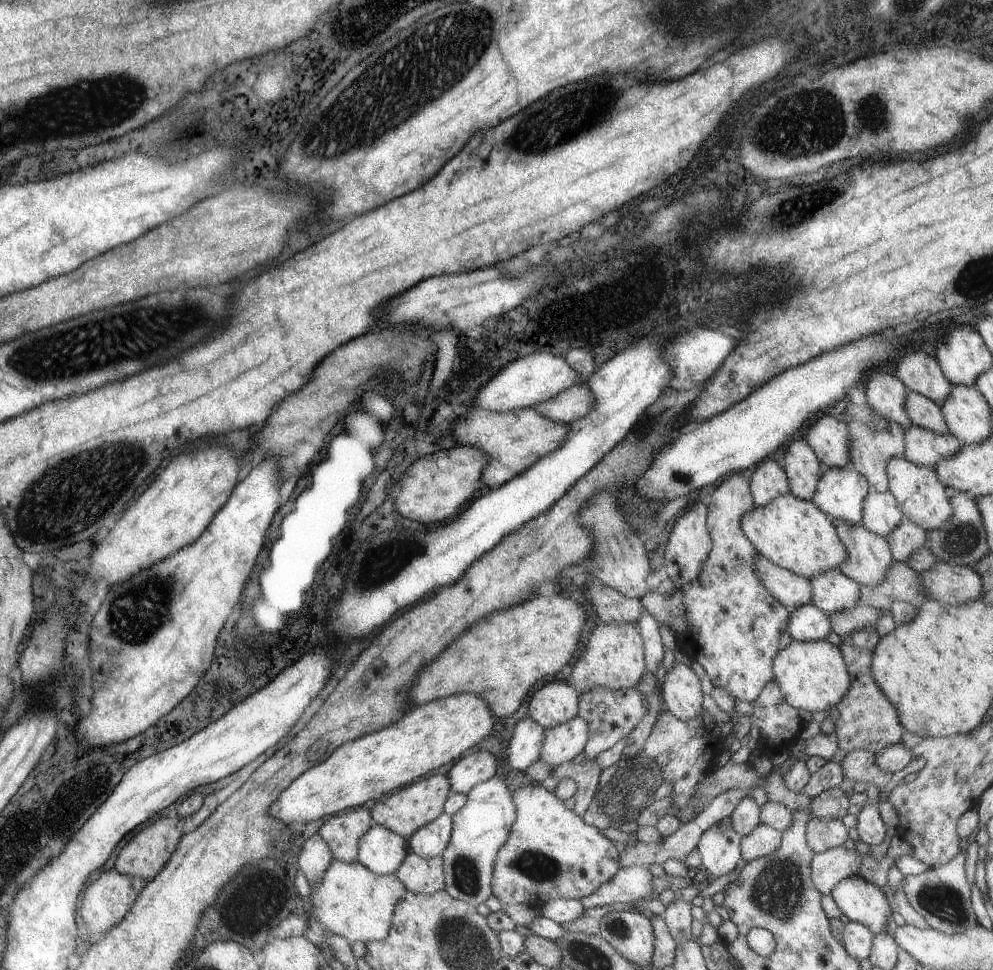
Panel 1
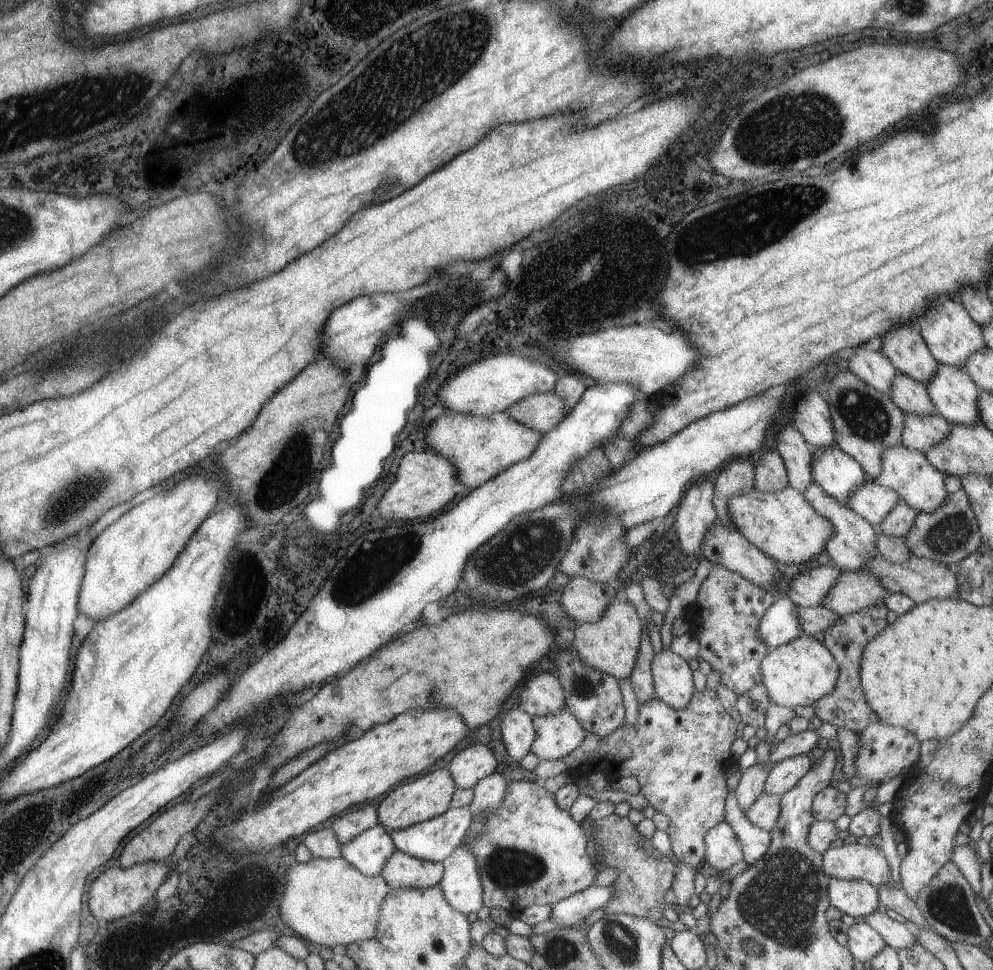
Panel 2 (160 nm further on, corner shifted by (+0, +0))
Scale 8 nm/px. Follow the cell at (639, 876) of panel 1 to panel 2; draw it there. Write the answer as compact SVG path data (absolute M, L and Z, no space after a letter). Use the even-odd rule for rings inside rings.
M612 884L604 887L591 885L553 903L548 919L559 927L575 925L577 922L583 921L593 910L602 908L611 895L614 895Z

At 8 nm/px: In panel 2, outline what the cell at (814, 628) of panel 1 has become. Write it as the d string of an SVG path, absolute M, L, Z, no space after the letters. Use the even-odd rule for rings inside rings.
M787 597L775 600L759 620L755 629L756 638L772 649L803 634L797 618L797 607Z

